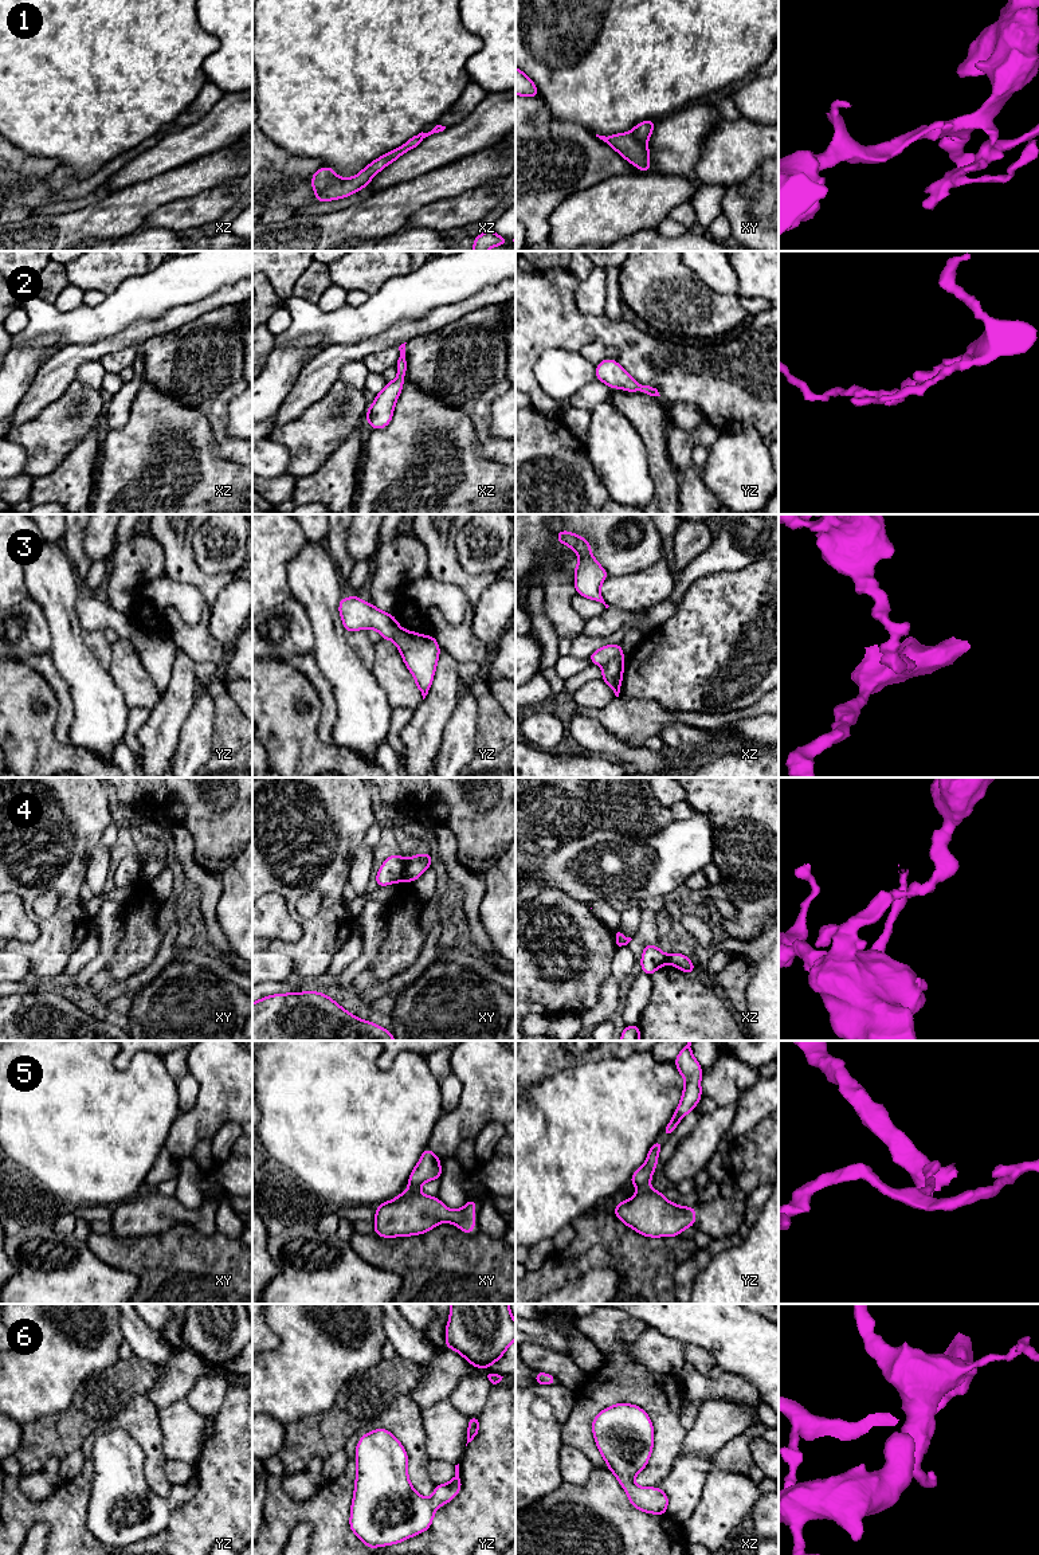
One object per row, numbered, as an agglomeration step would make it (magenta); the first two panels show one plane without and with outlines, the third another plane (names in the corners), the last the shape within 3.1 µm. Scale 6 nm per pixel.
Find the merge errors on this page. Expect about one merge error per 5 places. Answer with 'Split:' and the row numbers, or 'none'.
Split: 3, 4, 5

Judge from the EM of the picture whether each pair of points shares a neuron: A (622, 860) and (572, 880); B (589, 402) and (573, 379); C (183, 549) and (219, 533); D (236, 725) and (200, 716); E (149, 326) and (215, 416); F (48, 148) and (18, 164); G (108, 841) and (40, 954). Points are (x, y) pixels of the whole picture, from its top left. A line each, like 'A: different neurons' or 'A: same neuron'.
A: same neuron
B: different neurons
C: different neurons
D: different neurons
E: different neurons
F: different neurons
G: different neurons

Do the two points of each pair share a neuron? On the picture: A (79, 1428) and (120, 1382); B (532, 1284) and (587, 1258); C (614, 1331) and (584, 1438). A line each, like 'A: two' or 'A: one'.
A: one
B: one
C: one

